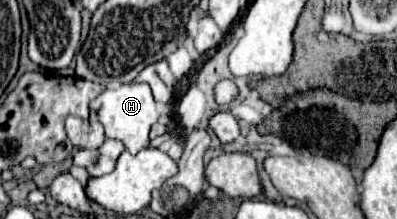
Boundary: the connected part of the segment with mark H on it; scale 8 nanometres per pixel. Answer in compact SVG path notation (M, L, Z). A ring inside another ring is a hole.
M122 84L114 90L104 90L90 104L90 120L102 122L106 128L106 138L124 142L130 154L138 154L142 148L150 146L150 128L158 122L158 110L150 86L146 84Z

